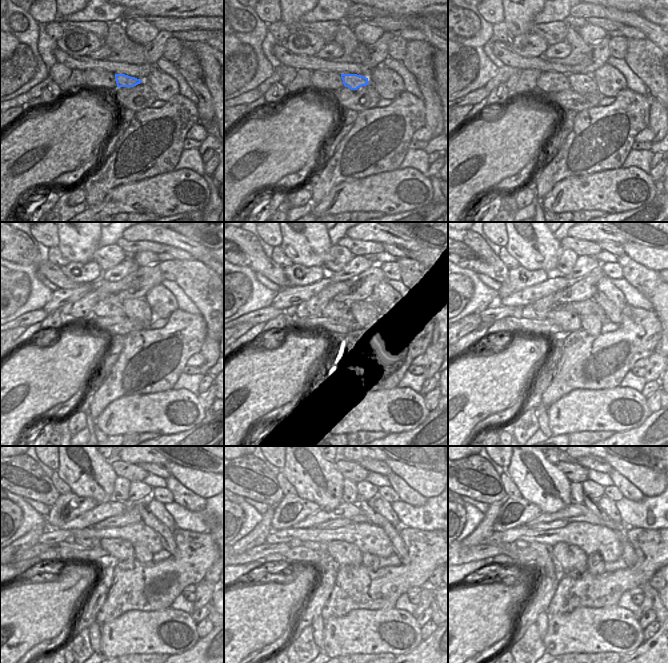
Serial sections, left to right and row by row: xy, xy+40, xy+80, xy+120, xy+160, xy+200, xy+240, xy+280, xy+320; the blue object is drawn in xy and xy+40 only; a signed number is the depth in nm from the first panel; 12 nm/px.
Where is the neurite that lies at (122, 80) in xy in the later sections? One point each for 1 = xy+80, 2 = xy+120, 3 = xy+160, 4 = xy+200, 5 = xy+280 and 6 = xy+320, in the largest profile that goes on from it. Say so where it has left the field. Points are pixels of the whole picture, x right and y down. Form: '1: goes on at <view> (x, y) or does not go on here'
1: goes on at xy+80 (581, 83)
2: goes on at xy+120 (138, 309)
3: goes on at xy+160 (365, 313)
4: goes on at xy+200 (591, 324)
5: goes on at xy+280 (370, 561)
6: goes on at xy+320 (595, 565)

